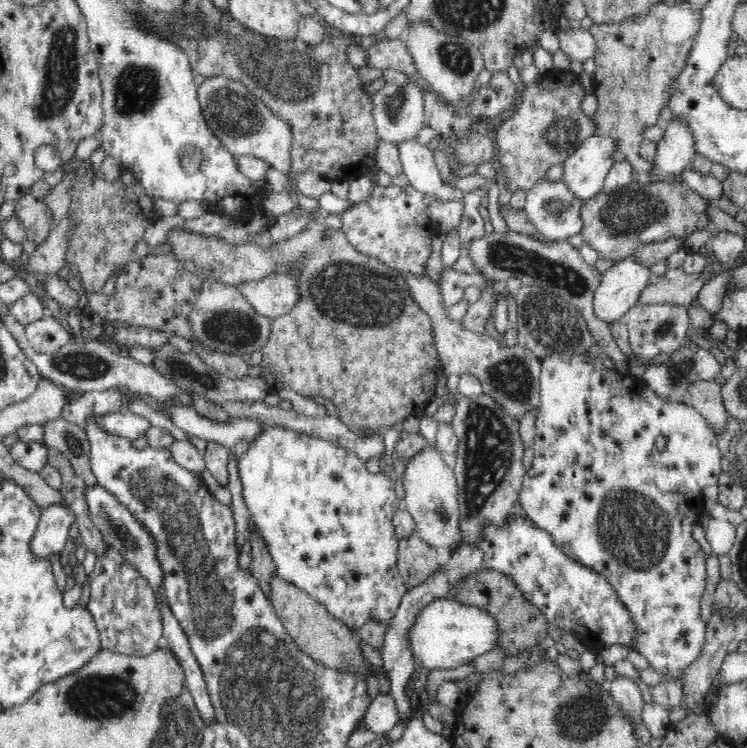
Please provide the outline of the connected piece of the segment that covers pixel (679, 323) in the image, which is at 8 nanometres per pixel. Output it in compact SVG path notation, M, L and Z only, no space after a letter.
M670 303L642 305L636 304L625 316L630 336L629 344L633 355L650 360L659 354L673 354L685 344L692 330L689 310L684 305Z

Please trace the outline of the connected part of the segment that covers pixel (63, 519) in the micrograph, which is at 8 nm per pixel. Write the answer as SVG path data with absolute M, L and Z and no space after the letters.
M66 502L48 505L41 510L36 535L30 542L30 549L36 557L48 559L51 554L60 553L68 540L70 525L75 522L74 511Z

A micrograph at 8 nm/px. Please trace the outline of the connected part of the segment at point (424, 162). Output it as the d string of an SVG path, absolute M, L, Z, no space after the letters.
M418 139L400 141L395 145L409 184L418 191L438 195L442 202L461 197L461 191L451 188L448 181L440 176L435 163L432 145L418 142Z

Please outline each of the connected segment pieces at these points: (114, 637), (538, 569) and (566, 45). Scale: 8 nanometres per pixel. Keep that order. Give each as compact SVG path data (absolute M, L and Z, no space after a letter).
M106 544L106 550L98 554L94 571L89 575L90 597L87 604L90 613L96 621L100 631L101 648L128 656L150 654L158 646L158 640L163 635L162 612L158 609L158 602L152 585L146 577L142 577L137 567L126 562L122 552Z
M511 512L506 516L505 526L486 526L486 529L482 530L481 542L459 545L457 550L450 553L448 562L440 566L438 572L422 584L408 588L404 593L396 614L387 626L380 649L383 668L391 684L390 693L394 697L400 722L405 720L408 724L412 716L412 704L406 695L406 688L416 675L417 666L412 657L408 634L416 622L416 616L430 602L451 597L453 586L480 570L497 570L511 576L526 599L546 615L546 621L556 625L561 631L574 633L587 647L594 647L594 644L604 640L603 644L621 644L635 651L633 620L606 578L568 558L554 544L550 534L537 528L528 517L516 517Z
M582 28L568 29L558 32L559 48L562 49L572 61L584 62L597 54L597 42L589 30Z

